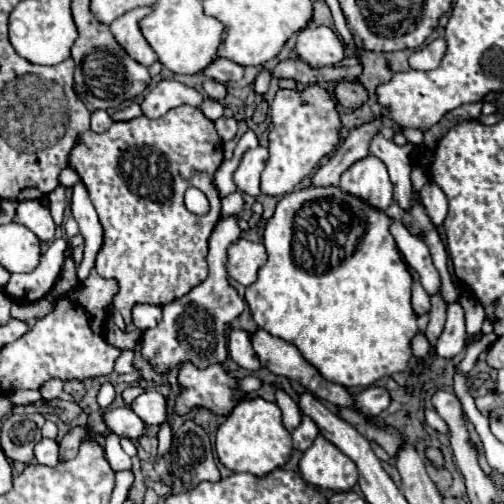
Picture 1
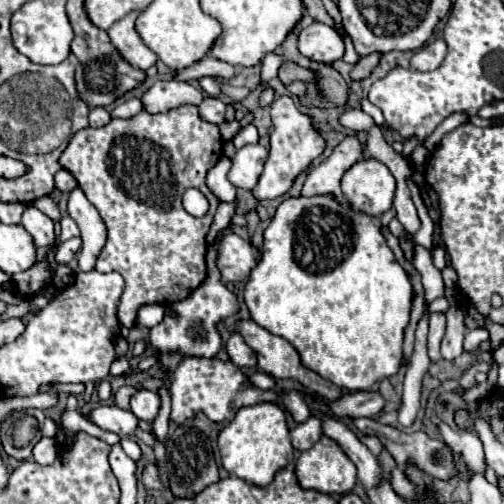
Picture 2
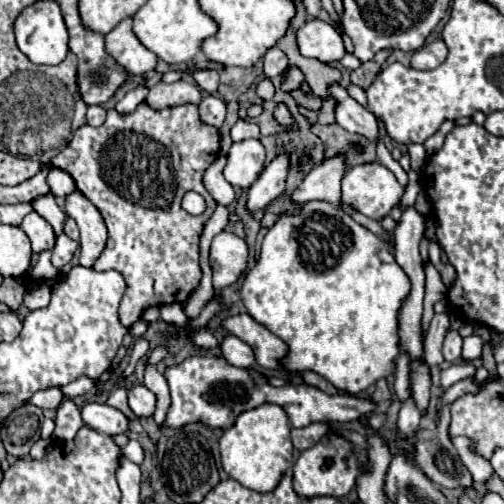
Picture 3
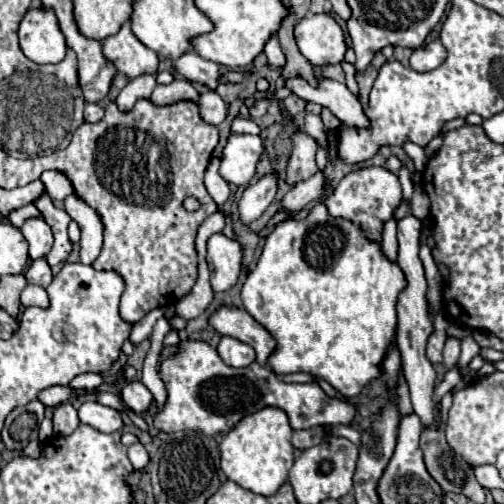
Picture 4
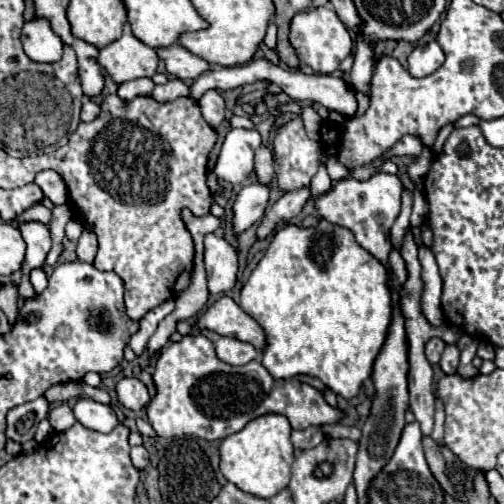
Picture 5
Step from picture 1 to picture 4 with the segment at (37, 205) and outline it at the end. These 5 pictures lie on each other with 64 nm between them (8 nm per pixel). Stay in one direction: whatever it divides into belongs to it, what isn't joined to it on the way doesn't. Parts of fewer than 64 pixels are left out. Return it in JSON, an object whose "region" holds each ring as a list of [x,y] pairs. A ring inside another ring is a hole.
{"region":[[[28,218],[22,224],[20,230],[30,244],[30,258],[32,260],[36,260],[40,256],[46,256],[50,252],[52,244],[54,244],[54,238],[52,238],[50,226],[42,218]]]}

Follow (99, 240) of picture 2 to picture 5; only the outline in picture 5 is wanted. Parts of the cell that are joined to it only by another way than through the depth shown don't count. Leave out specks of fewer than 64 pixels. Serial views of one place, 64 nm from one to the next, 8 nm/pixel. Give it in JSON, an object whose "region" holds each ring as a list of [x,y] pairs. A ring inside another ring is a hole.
{"region":[[[80,220],[82,224],[82,236],[78,240],[78,258],[82,262],[92,264],[94,256],[96,256],[96,234],[92,232],[92,224],[84,224],[84,220]]]}

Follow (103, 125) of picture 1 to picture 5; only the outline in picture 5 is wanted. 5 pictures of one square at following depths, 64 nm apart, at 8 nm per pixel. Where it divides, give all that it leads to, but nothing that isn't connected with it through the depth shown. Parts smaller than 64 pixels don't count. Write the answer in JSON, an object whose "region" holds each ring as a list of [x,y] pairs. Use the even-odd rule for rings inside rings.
{"region":[[[90,98],[84,100],[84,106],[82,106],[82,122],[92,122],[96,120],[96,116],[100,116],[100,106],[96,102],[92,102]]]}

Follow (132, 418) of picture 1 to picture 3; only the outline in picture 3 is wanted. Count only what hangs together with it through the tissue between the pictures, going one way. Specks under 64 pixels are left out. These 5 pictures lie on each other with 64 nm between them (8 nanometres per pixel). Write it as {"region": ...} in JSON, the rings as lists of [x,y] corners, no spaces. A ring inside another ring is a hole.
{"region":[[[86,404],[82,408],[82,420],[90,428],[96,428],[96,432],[110,434],[110,436],[124,434],[128,432],[130,426],[130,418],[108,404]]]}

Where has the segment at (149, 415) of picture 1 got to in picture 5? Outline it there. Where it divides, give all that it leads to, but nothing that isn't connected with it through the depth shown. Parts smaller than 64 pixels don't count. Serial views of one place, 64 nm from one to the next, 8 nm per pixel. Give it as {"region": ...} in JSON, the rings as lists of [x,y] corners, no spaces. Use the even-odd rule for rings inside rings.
{"region":[[[122,378],[118,382],[118,386],[116,386],[116,392],[118,392],[118,400],[126,408],[130,408],[134,412],[148,406],[150,392],[148,392],[146,384],[142,380],[138,380],[138,378]]]}

